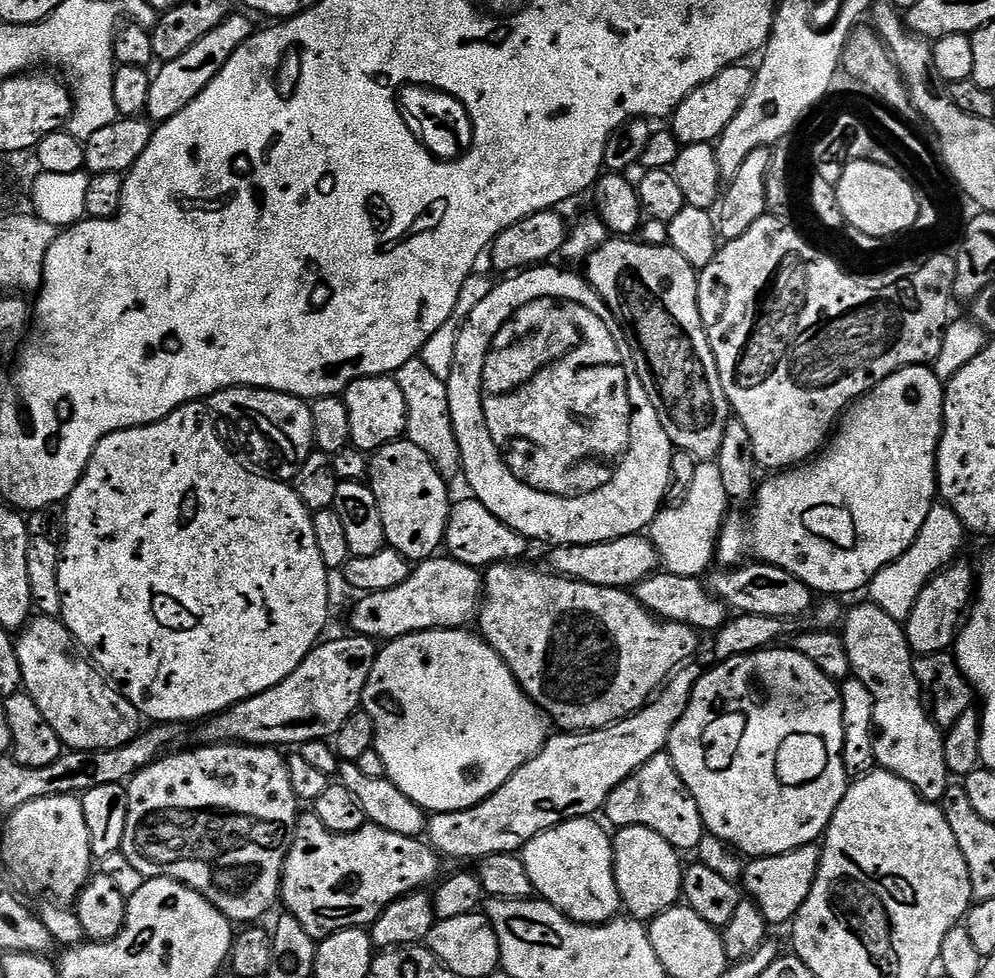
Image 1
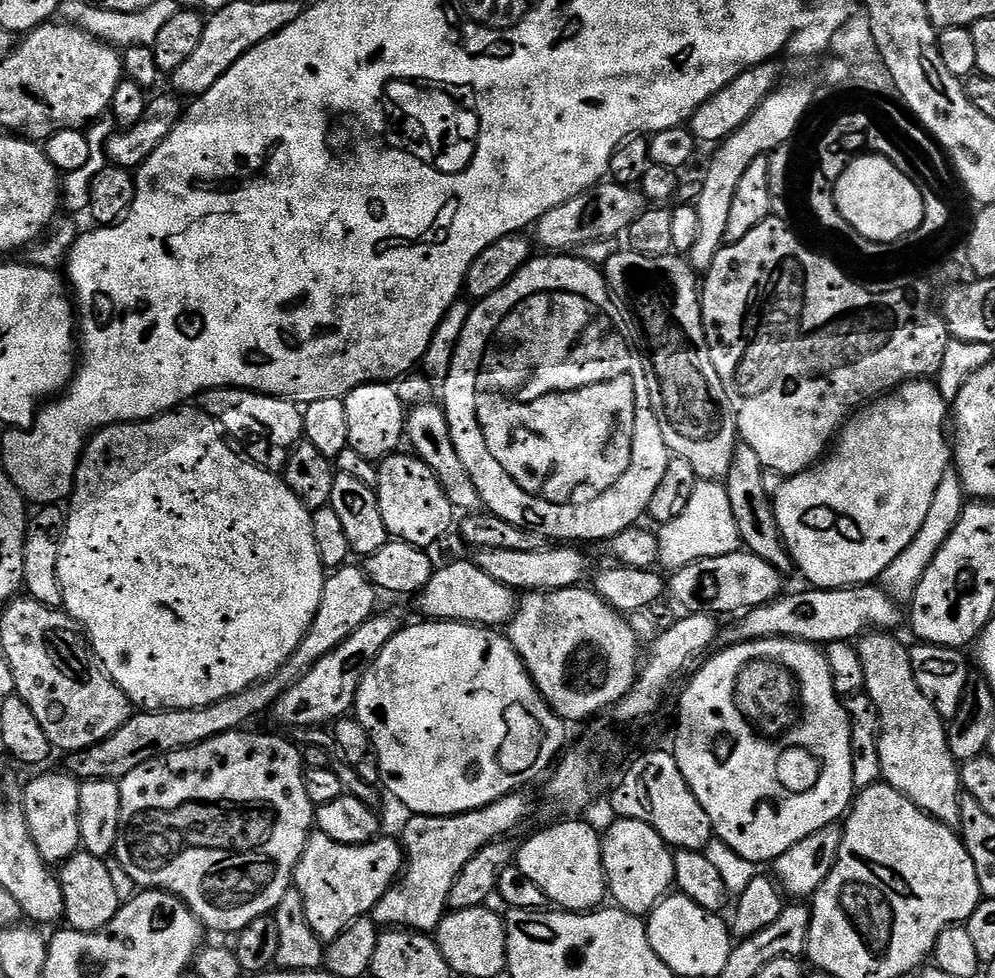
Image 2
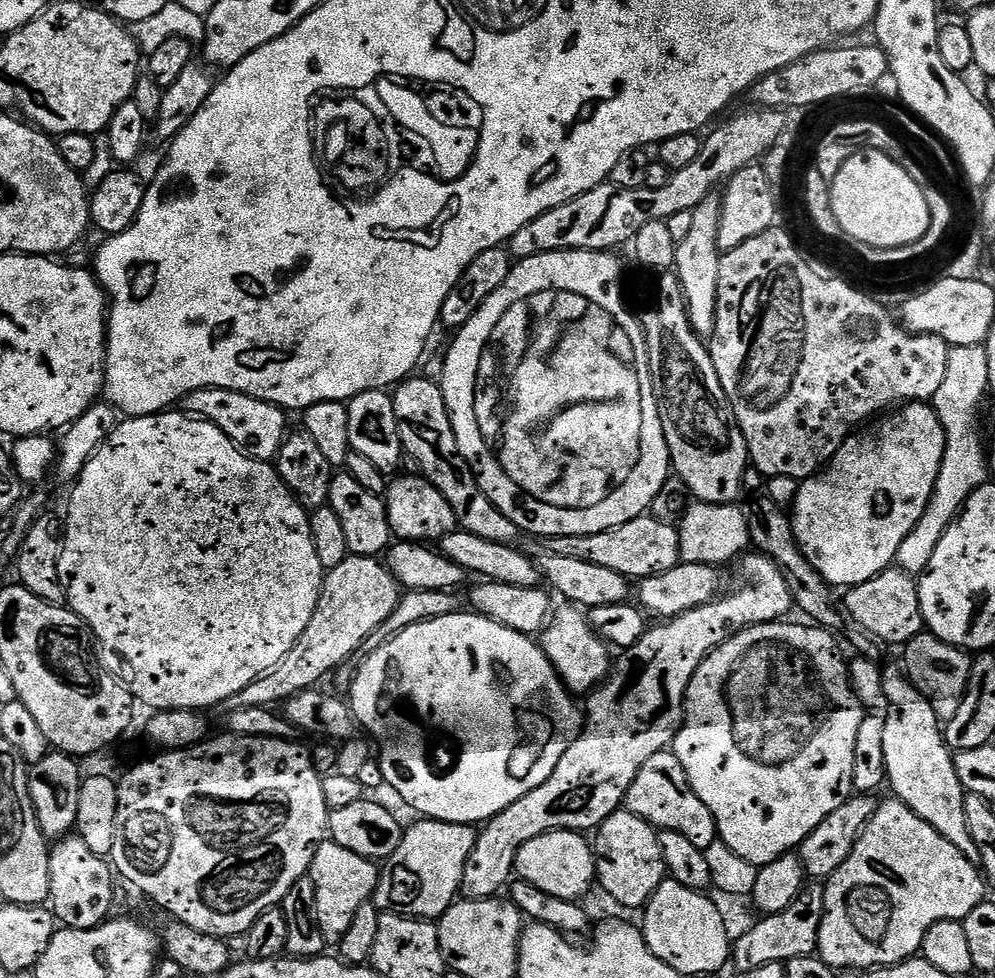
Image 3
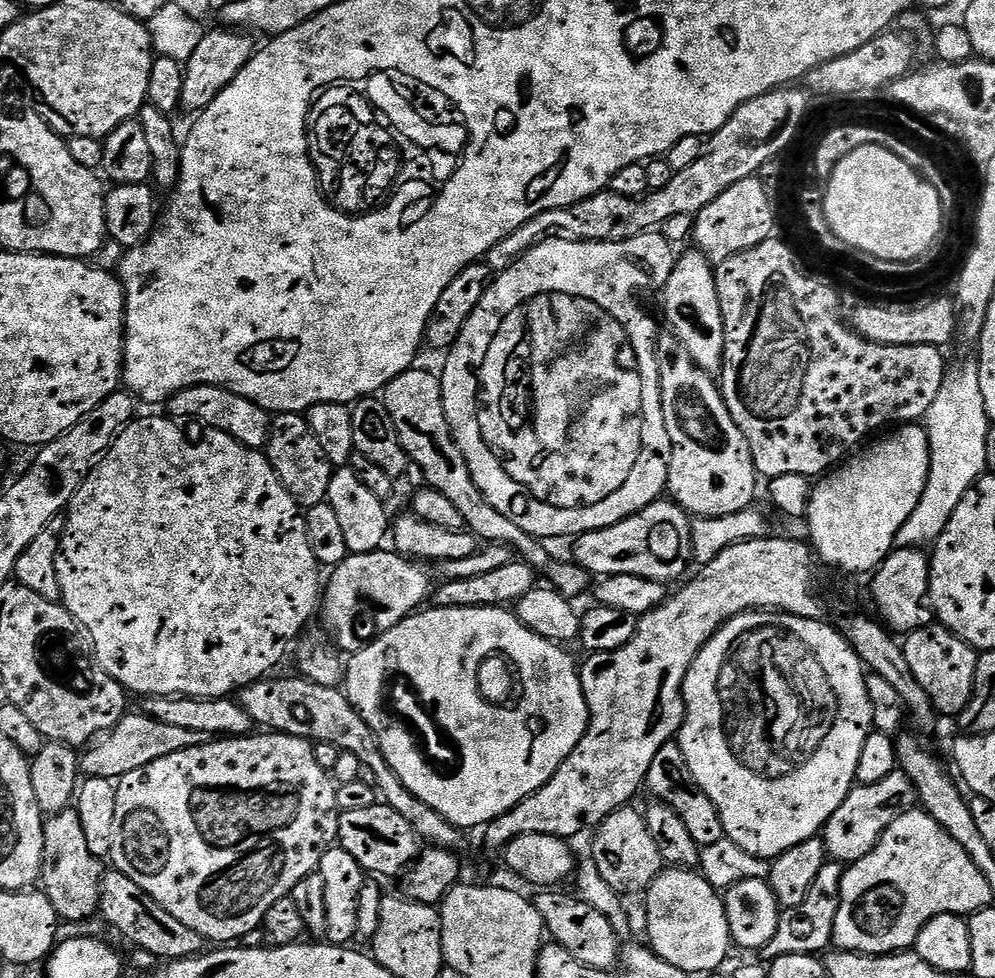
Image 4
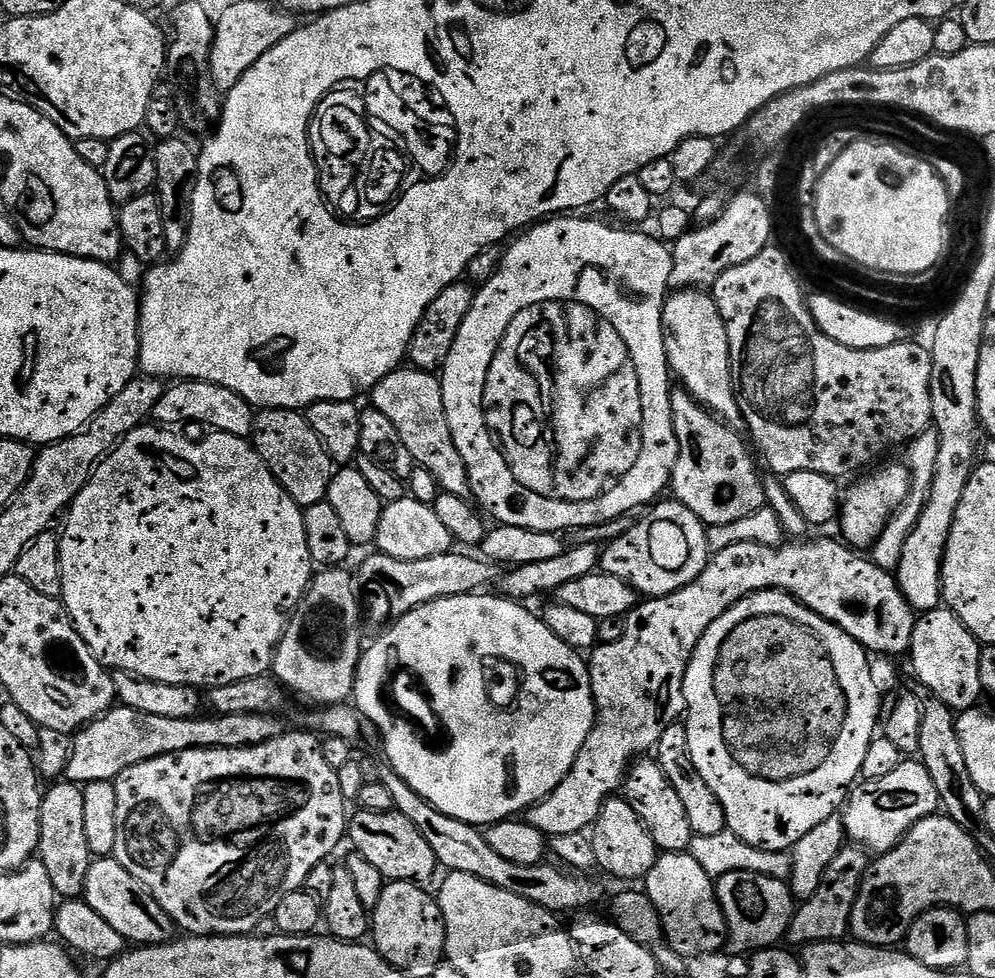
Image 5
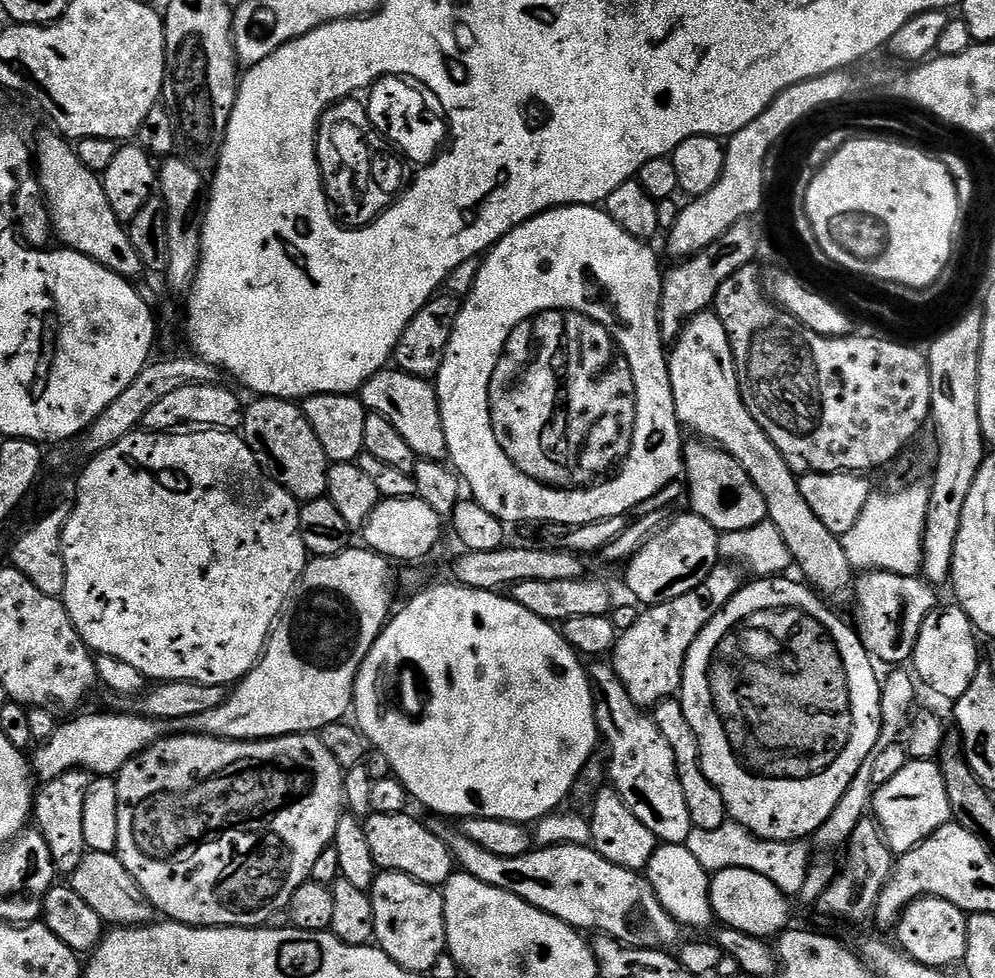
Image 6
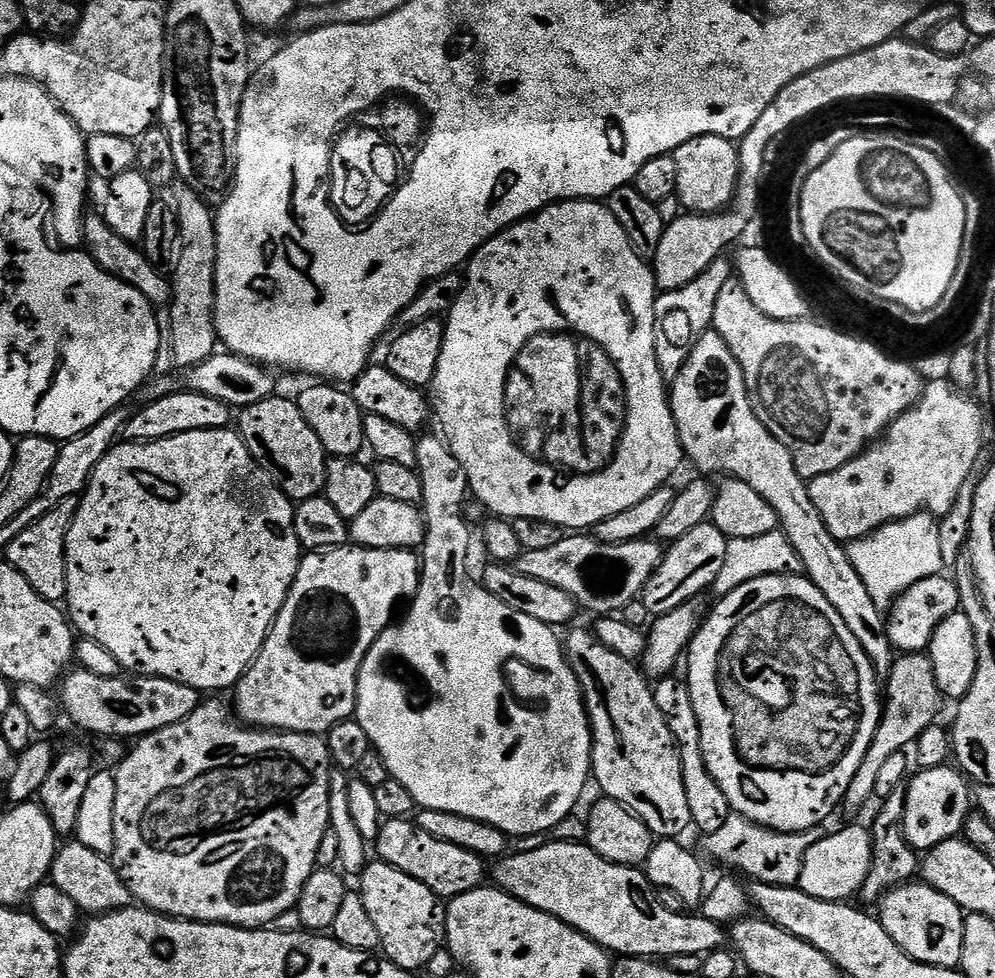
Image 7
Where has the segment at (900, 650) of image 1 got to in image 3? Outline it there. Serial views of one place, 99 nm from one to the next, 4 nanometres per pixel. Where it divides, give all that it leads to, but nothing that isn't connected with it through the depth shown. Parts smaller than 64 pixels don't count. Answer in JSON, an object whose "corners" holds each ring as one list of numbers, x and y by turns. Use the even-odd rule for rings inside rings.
{"corners":[[903,667,884,668,884,685,888,691,888,710,884,716,887,787,918,818,930,822,950,846,958,846,968,861,979,865,978,845,966,826,965,791,958,782,954,753,944,740,942,721,934,706,913,686]]}

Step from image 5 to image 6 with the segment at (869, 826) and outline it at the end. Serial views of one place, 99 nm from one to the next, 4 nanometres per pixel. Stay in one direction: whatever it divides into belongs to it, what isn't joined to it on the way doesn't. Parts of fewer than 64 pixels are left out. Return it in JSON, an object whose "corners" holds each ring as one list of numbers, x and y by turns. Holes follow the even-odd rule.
{"corners":[[909,760,890,782,875,789,871,815,884,833,888,849,897,857,905,856,942,826,952,820,950,798,946,798,946,782,936,760]]}

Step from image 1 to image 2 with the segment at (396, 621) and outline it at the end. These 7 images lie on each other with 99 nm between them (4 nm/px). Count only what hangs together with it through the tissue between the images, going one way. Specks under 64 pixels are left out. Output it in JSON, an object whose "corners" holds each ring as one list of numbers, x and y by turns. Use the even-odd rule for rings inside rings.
{"corners":[[471,559,456,560,445,568,437,567,432,573,430,582,426,582,423,592,419,593,421,617,429,621,446,620,450,624,478,624,482,628,499,629,507,625,518,611,518,596,513,589,502,586,502,582,494,582,486,570,482,570]]}

